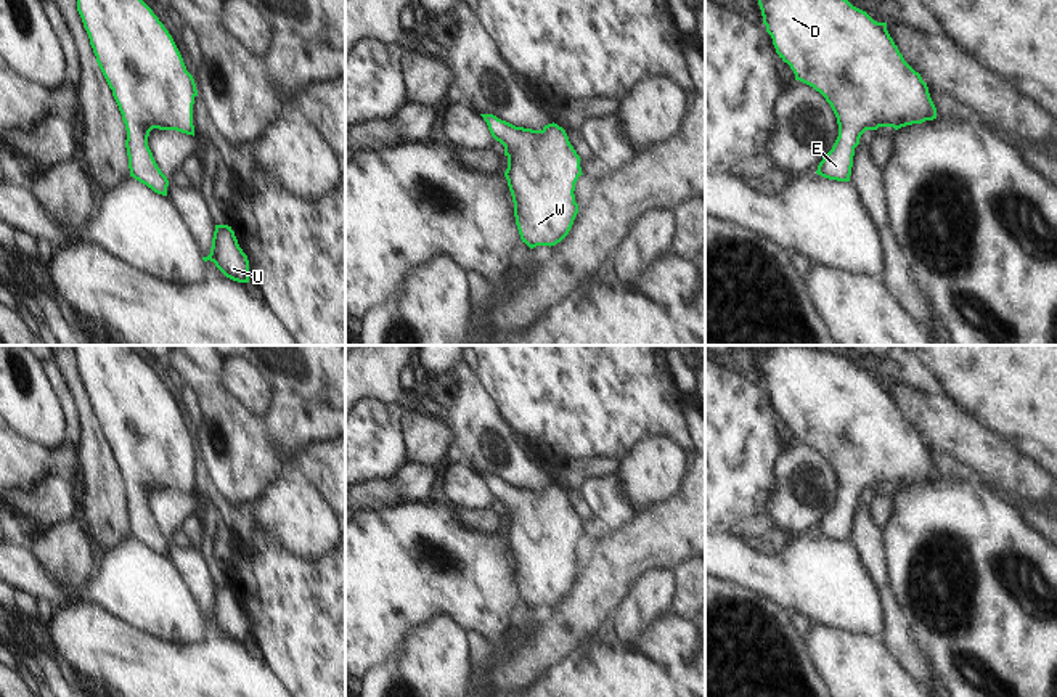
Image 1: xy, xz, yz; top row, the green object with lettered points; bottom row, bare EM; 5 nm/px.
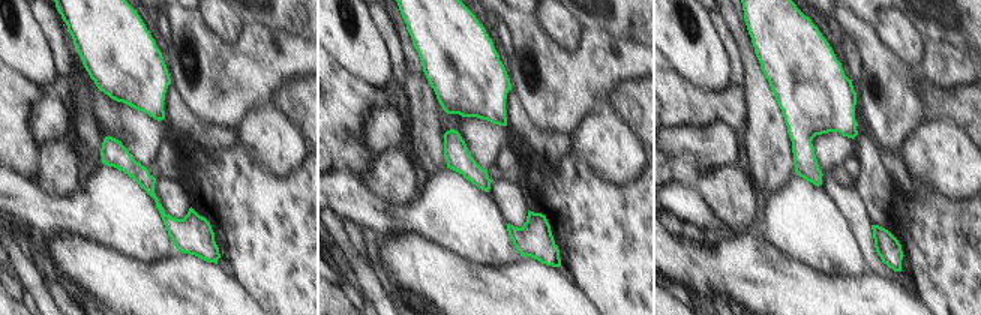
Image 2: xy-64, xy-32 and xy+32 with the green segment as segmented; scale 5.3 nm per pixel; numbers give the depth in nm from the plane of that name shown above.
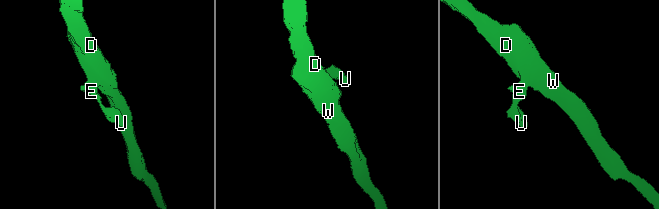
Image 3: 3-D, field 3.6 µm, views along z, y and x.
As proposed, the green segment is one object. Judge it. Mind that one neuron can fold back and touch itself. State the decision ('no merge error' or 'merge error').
no merge error

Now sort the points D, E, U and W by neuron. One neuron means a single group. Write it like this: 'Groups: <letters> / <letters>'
Groups: D E U W

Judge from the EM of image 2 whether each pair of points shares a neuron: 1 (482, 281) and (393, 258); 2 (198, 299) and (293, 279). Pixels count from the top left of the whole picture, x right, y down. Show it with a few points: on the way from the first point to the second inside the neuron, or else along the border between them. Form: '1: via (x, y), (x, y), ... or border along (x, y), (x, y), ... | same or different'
1: via (459, 281), (446, 281), (416, 264) | same
2: border along (231, 273), (257, 299) | different

